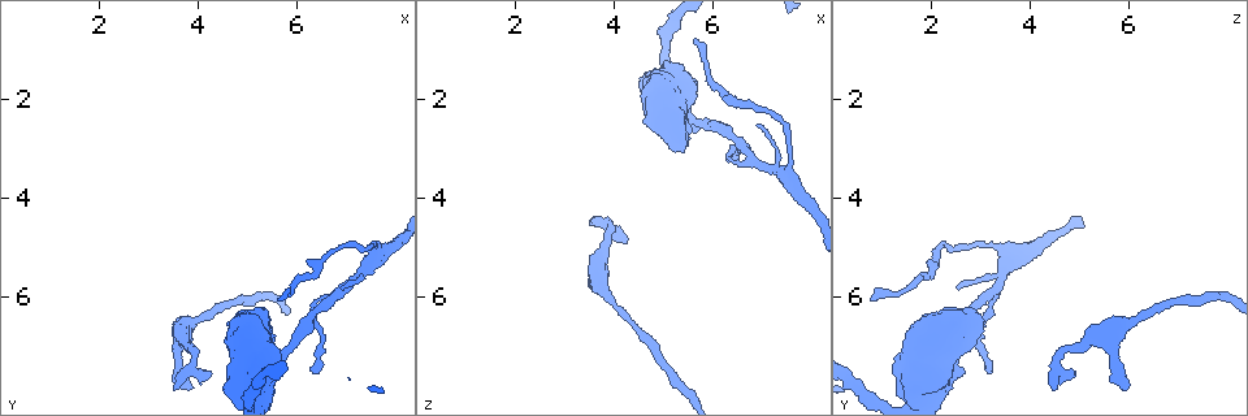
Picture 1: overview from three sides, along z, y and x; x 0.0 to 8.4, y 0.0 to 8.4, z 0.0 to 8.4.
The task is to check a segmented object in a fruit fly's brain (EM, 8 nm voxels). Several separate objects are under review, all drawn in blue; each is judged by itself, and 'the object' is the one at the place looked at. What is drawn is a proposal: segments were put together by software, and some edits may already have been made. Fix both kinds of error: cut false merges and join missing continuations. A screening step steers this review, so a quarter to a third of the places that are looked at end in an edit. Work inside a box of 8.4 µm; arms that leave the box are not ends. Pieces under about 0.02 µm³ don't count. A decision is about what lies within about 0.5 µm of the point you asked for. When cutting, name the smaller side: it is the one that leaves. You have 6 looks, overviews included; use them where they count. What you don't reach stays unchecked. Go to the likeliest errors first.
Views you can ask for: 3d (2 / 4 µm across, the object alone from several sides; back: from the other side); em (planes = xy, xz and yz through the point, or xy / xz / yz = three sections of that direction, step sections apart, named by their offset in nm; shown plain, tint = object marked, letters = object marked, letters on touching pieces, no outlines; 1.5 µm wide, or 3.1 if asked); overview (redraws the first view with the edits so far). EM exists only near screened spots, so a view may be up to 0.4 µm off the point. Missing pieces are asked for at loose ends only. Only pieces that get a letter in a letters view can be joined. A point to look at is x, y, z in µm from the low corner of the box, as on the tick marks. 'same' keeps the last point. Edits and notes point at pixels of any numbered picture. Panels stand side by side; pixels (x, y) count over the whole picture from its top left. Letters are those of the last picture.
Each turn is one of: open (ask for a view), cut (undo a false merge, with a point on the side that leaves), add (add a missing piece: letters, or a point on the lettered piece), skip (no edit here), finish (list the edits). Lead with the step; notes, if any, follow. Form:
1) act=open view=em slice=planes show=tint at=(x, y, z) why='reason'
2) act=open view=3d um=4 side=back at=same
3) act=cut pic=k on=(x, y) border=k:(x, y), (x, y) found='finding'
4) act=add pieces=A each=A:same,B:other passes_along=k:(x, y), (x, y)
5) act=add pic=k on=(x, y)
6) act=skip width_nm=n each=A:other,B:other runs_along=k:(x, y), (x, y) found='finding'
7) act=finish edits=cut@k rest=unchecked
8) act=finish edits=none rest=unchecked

act=open view=em slice=planes show=letters at=(5.70, 6.05, 0.75) why='end of a long branch'

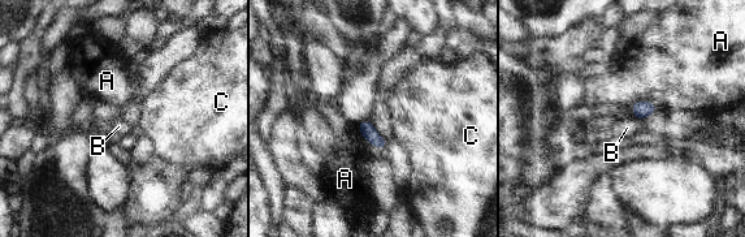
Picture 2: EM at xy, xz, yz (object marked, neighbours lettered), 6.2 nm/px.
act=skip longest_contact=A:90nm each=A:other,B:other,C:other found='none of them fits'

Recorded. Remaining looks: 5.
act=open view=em slice=planes show=letters at=(3.80, 7.85, 5.95) why='branch stops here'

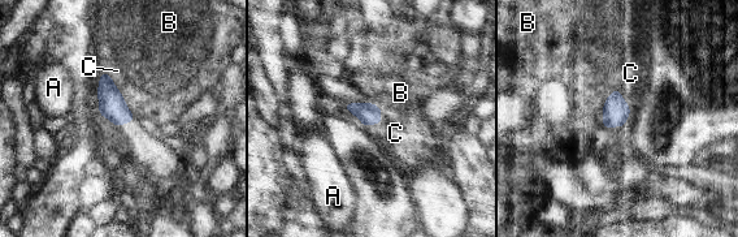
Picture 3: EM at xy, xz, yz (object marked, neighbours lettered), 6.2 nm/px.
act=skip width_nm=130 each=A:other,B:other,C:other found='no lettered piece goes on from it'

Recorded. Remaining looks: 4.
act=open view=3d um=4 at=(6.70, 5.95, 3.25) why='arms part here'

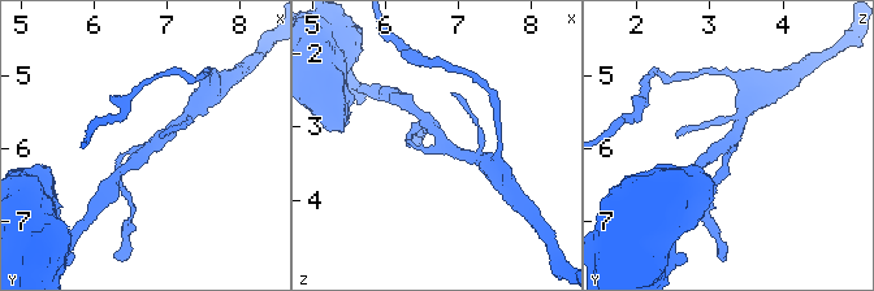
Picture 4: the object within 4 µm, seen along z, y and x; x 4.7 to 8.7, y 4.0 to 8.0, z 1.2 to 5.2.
act=open view=em slice=planes show=letters at=(6.75, 5.95, 3.20)

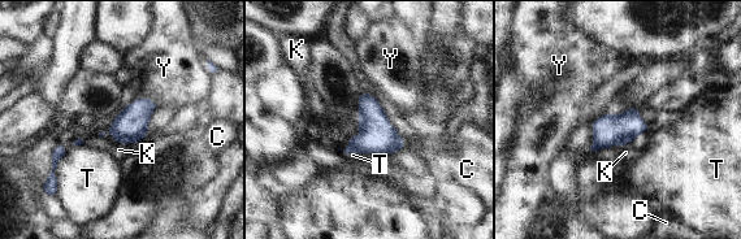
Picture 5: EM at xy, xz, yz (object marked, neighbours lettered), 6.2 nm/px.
act=skip each=C:other,K:other,T:other,Y:other border=5:(625, 143), (619, 146) found='one neuron here'

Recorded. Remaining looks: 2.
act=finish edits=none rest=unchecked

